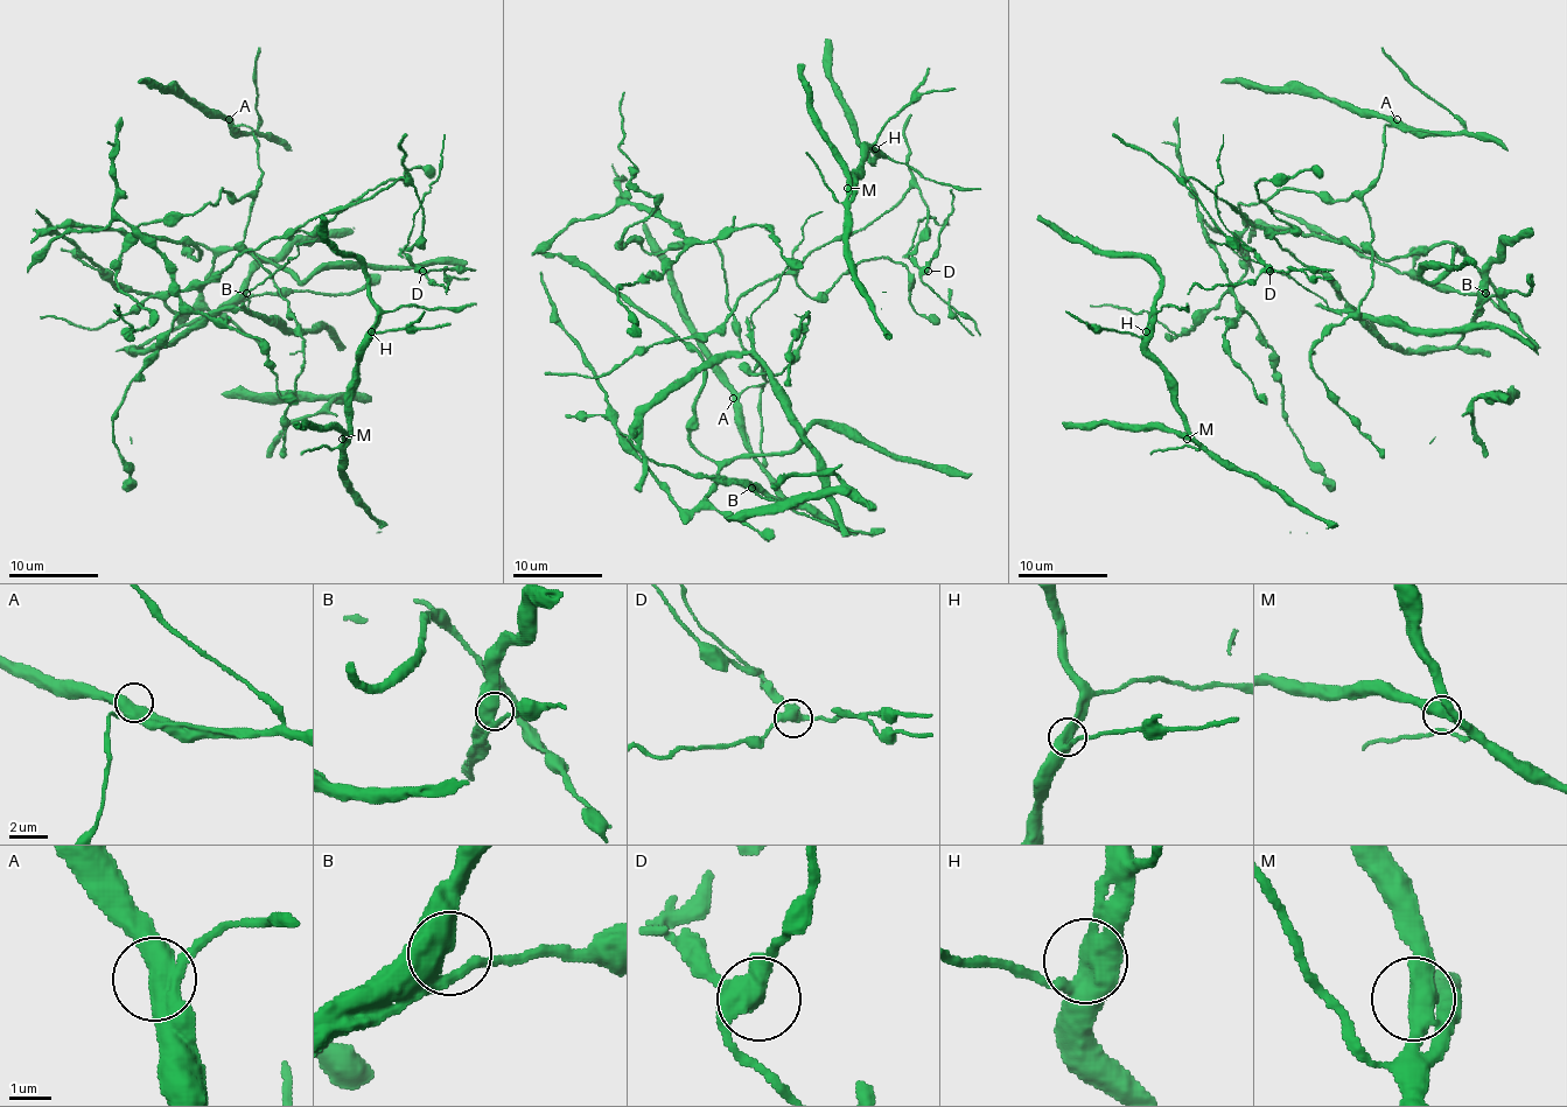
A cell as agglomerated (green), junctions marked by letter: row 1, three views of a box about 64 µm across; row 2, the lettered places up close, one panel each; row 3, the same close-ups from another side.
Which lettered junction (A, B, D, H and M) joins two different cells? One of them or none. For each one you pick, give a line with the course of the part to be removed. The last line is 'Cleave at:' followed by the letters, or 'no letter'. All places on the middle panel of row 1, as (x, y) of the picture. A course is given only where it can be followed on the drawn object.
Cleave at: no letter

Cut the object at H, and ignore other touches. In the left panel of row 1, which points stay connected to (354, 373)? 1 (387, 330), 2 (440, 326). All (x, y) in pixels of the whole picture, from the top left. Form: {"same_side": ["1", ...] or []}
{"same_side": []}

